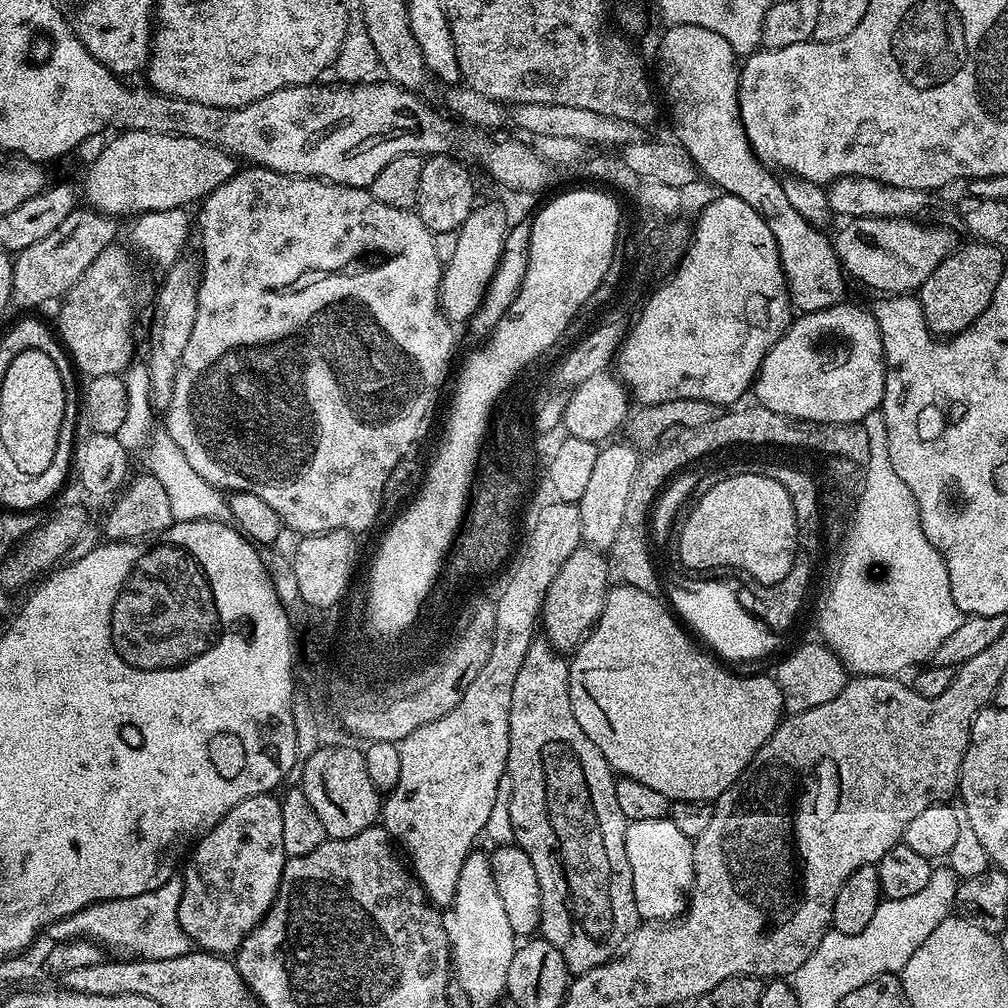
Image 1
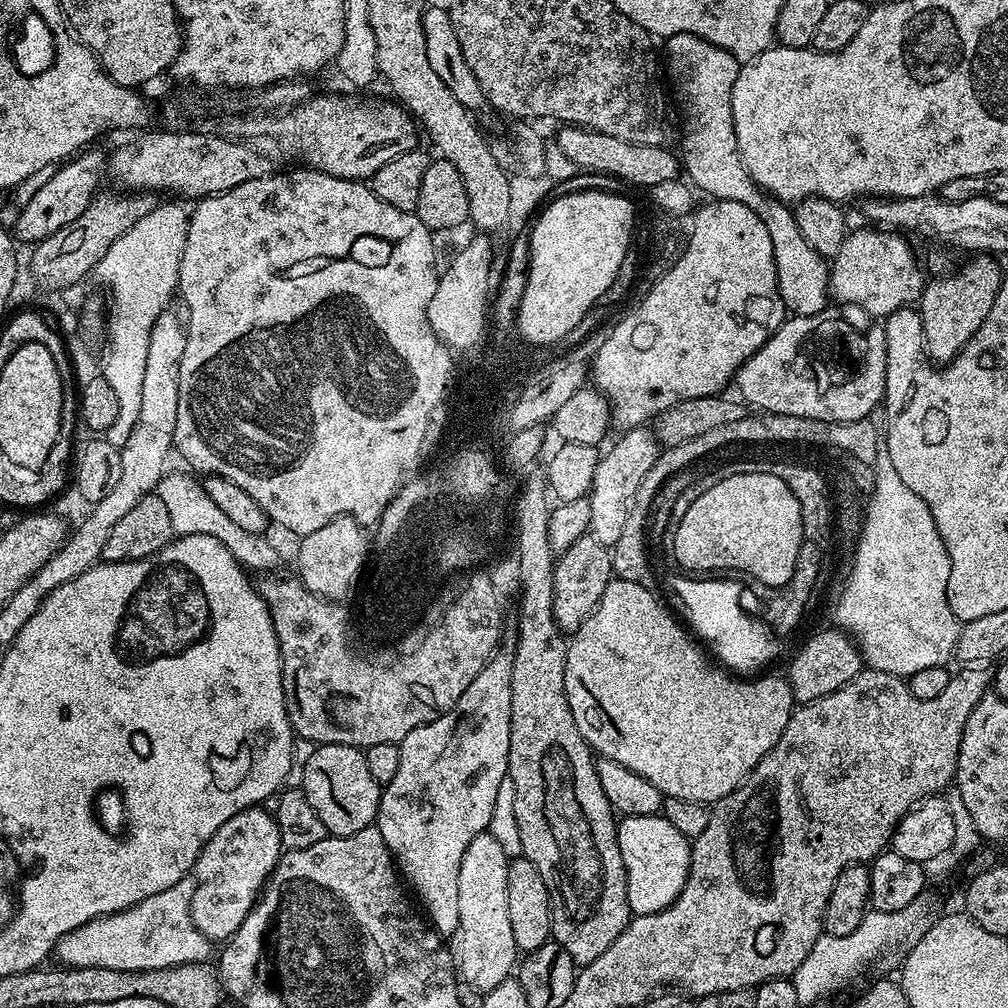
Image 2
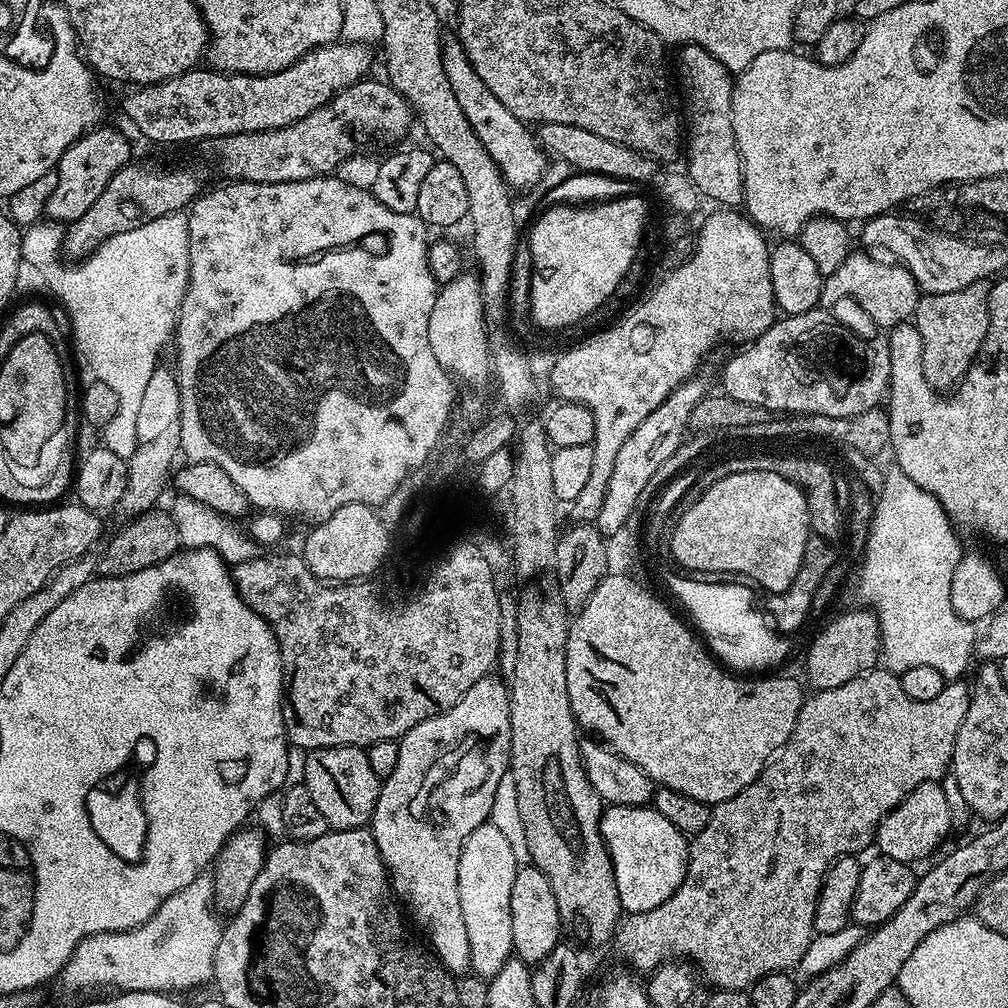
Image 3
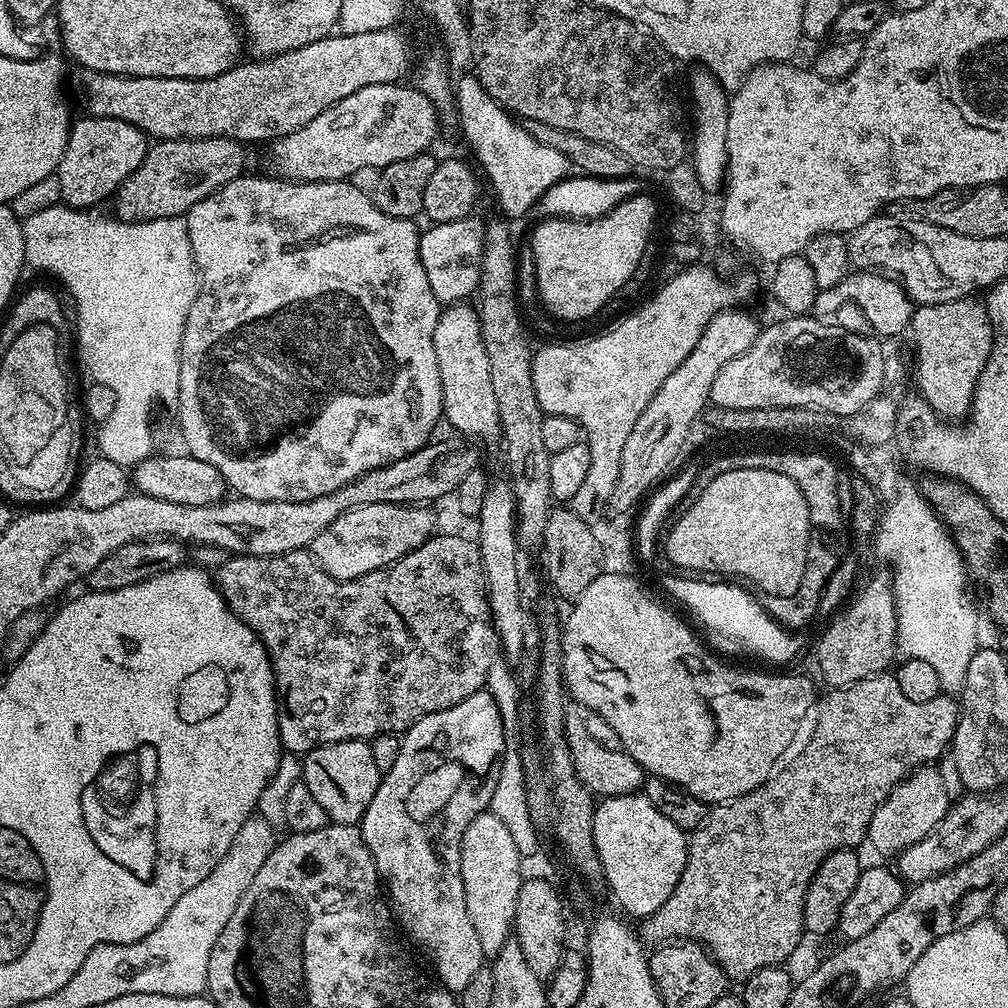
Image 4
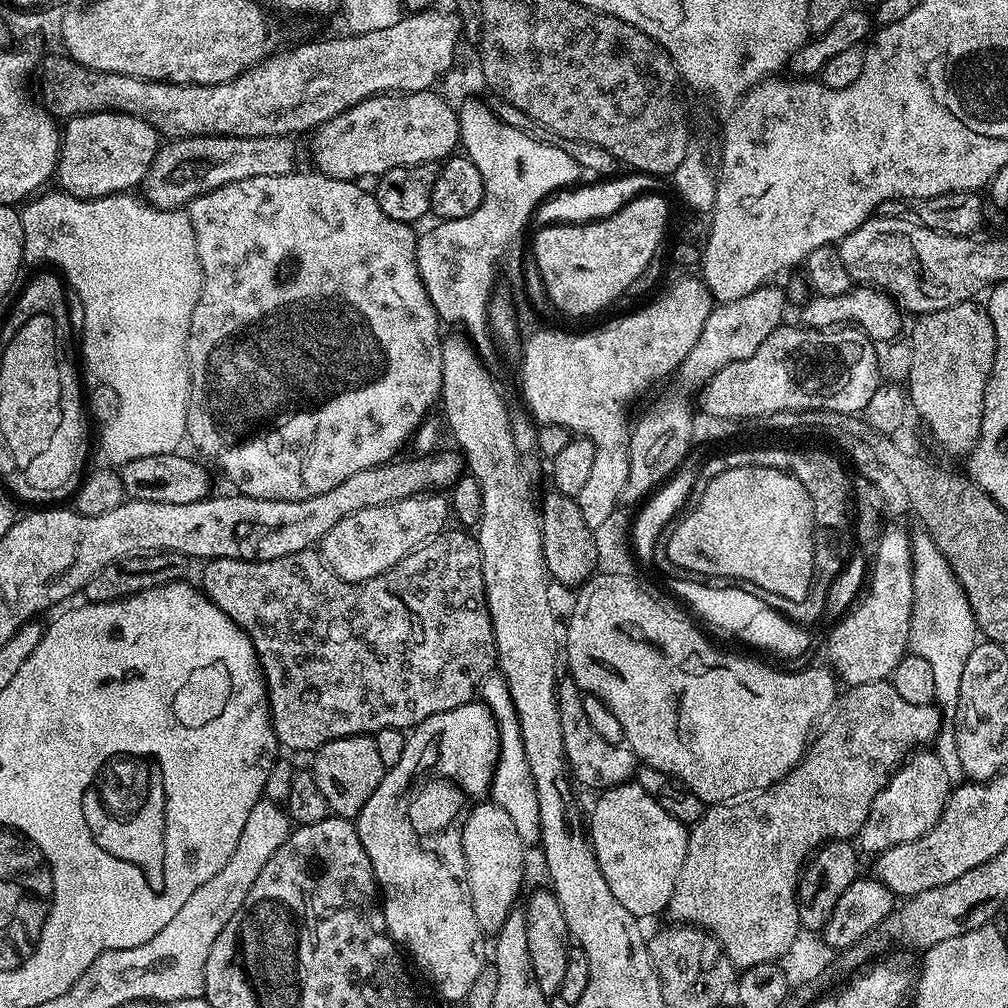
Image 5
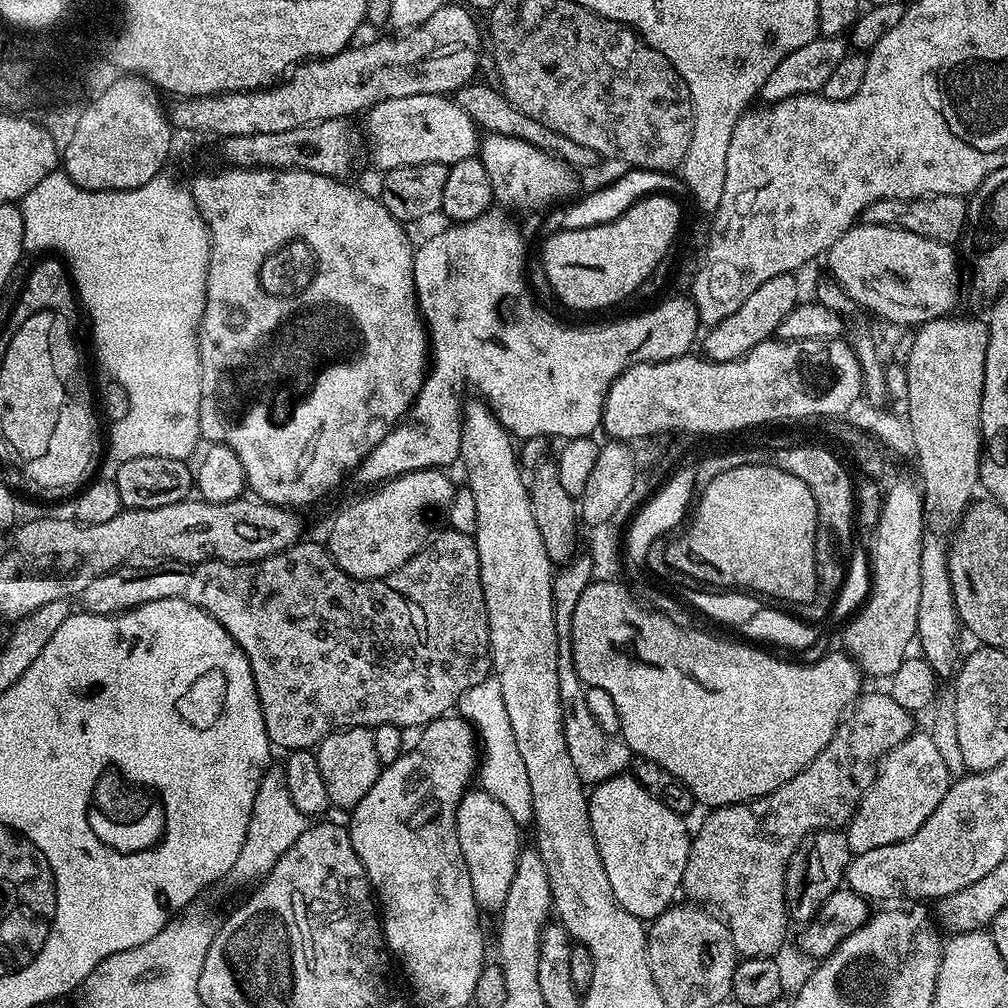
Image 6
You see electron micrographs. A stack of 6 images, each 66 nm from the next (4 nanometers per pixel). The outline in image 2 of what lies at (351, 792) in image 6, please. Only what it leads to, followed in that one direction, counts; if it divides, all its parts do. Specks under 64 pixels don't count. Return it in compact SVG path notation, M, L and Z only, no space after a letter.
M322 744L313 749L304 764L302 790L310 806L314 806L318 818L322 818L322 826L326 826L328 833L333 836L358 834L358 830L373 827L382 785L366 767L364 752L345 744Z

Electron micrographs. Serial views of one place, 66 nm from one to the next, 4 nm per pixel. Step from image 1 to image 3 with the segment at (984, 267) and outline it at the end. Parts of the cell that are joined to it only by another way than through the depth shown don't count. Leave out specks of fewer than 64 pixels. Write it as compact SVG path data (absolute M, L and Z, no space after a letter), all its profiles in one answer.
M986 280L954 290L954 294L921 295L914 309L914 323L922 348L922 370L931 388L952 390L964 379L986 338L989 307L990 284Z

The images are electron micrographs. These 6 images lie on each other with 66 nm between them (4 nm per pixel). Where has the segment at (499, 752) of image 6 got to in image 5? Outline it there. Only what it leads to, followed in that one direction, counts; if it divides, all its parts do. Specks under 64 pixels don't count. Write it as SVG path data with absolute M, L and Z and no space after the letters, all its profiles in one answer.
M493 670L478 689L479 699L492 711L496 725L500 731L500 760L496 764L496 773L490 789L491 803L506 812L510 822L514 822L514 830L525 846L536 846L540 843L540 819L538 818L538 794L534 786L534 778L530 774L530 762L526 762L526 750L522 746L522 734L518 726L518 716L514 710L514 702L510 698L508 684L499 671Z

